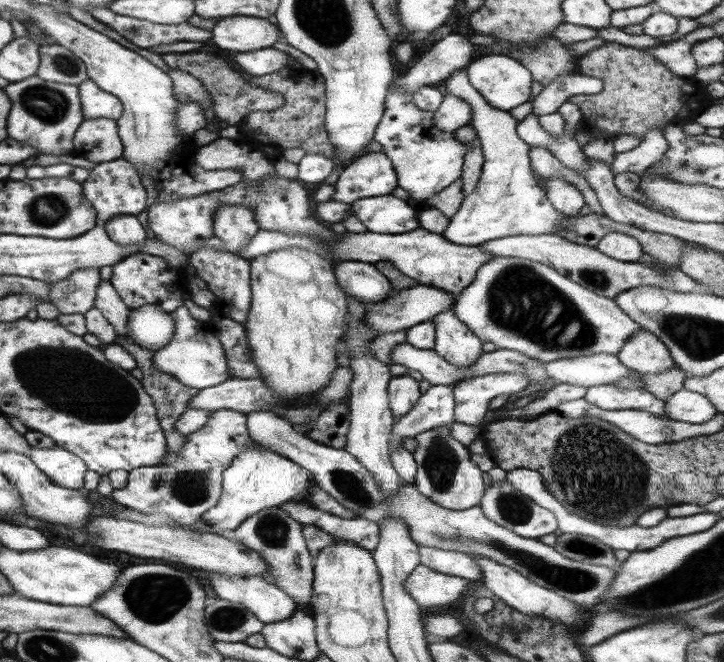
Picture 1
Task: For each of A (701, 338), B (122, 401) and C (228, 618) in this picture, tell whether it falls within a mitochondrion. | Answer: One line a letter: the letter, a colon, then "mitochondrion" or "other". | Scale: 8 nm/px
A: mitochondrion
B: mitochondrion
C: mitochondrion

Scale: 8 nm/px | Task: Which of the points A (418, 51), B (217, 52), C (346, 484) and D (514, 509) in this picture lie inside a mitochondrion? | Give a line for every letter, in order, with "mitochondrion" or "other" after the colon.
A: other
B: other
C: mitochondrion
D: mitochondrion

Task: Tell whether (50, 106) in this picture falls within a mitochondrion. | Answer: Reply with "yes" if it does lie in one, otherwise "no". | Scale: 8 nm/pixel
yes

